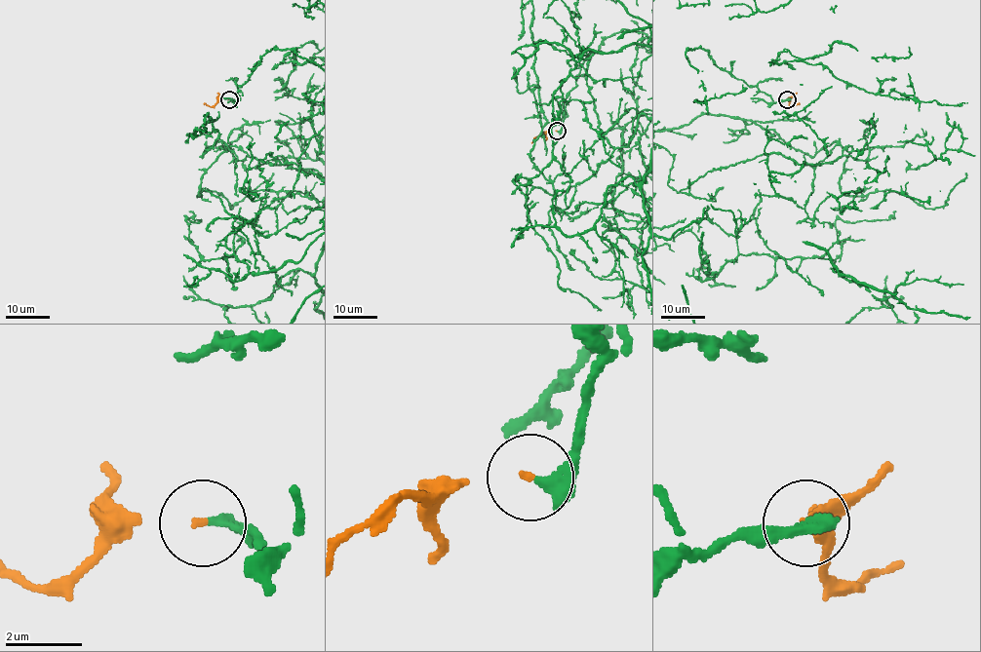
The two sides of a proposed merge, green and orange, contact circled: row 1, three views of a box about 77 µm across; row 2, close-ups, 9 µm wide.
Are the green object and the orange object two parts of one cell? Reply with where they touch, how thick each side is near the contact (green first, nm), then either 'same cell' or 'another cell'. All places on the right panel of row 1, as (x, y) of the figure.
at (787, 99); 320 nm thick on the green side, 110 nm on the other; same cell

